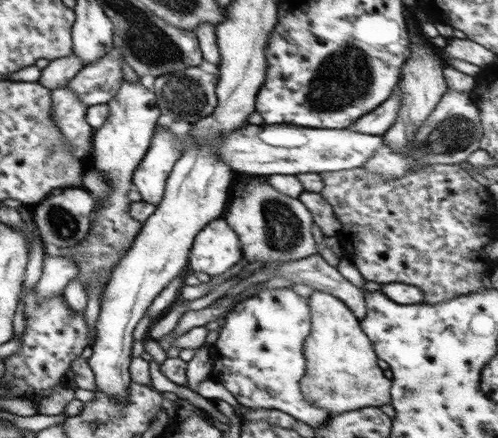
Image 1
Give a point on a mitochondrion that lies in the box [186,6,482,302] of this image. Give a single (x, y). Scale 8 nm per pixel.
(344, 79)

